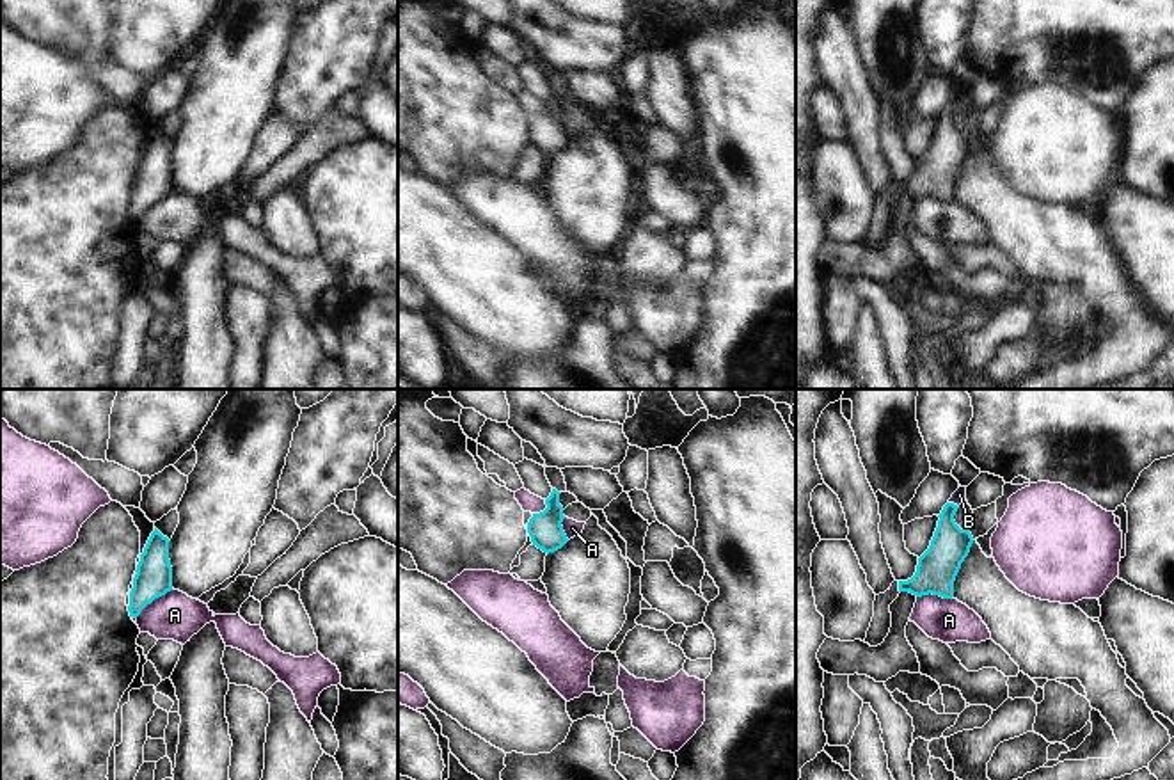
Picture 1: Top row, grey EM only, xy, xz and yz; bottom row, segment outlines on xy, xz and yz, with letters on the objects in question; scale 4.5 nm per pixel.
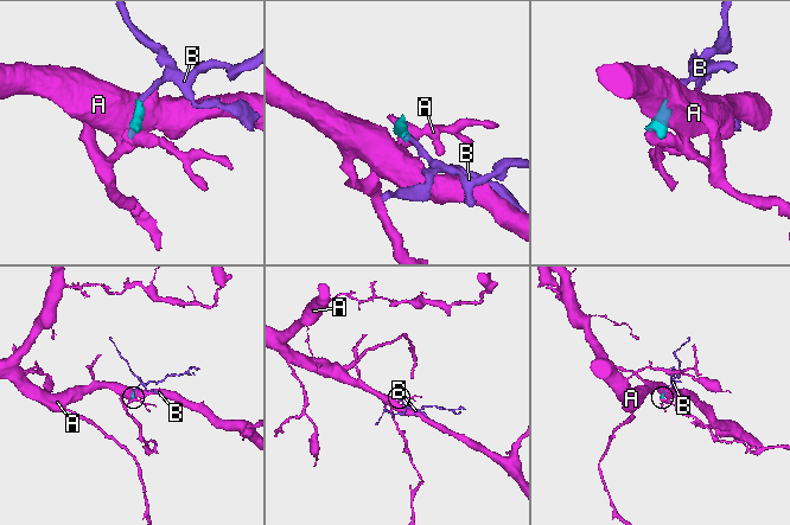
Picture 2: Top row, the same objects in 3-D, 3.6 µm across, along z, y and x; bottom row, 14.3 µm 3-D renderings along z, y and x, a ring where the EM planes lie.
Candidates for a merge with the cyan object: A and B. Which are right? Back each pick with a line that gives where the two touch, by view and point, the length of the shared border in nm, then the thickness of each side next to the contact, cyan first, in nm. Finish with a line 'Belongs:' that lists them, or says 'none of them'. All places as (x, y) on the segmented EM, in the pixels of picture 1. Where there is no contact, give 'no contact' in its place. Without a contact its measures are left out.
B: yz (952, 503) | 50 nm | 170/60 nm
Belongs: B

